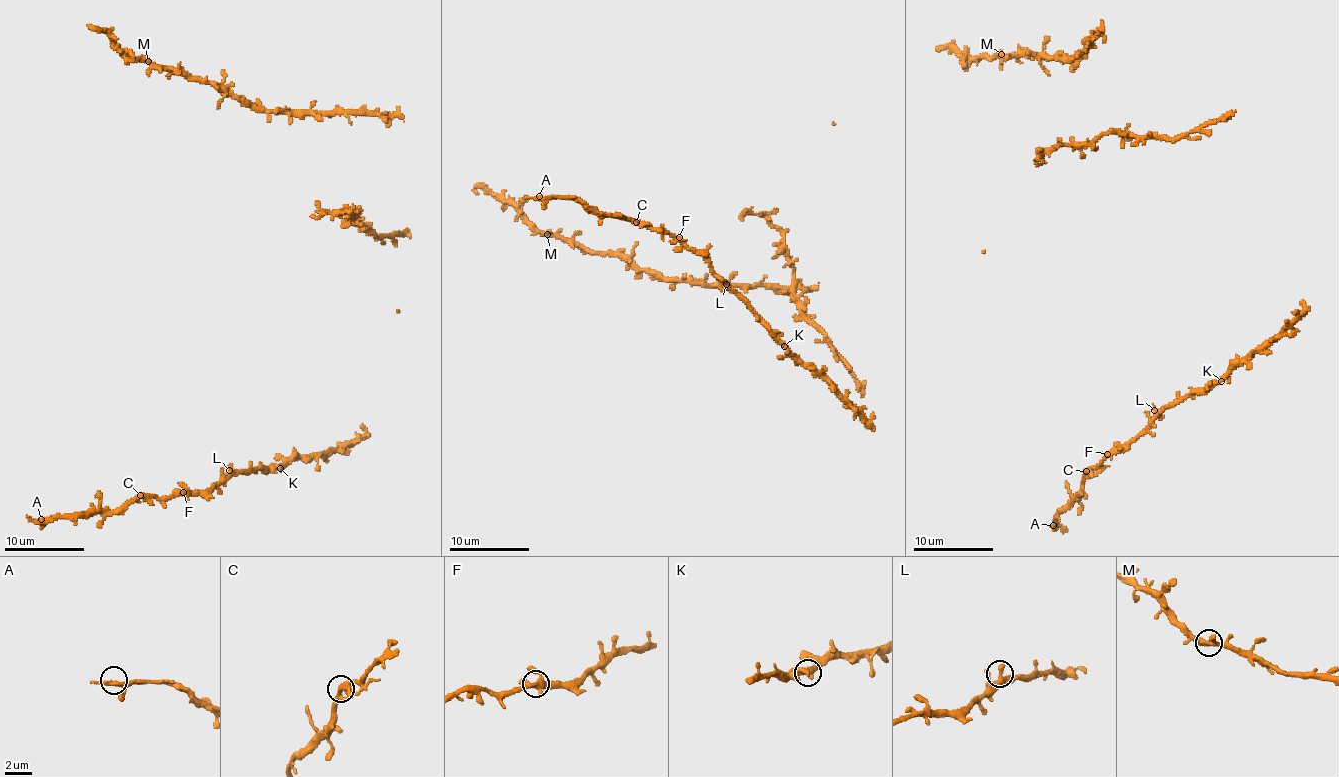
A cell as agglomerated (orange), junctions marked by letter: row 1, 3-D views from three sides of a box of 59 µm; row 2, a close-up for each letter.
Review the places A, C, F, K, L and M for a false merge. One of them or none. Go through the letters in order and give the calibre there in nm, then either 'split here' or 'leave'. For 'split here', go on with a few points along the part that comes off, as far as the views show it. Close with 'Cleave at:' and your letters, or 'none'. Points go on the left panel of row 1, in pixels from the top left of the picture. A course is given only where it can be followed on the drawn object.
A: 320 nm | leave
C: 340 nm | leave
F: 320 nm | leave
K: 320 nm | leave
L: 320 nm | leave
M: 320 nm | leave
Cleave at: none

